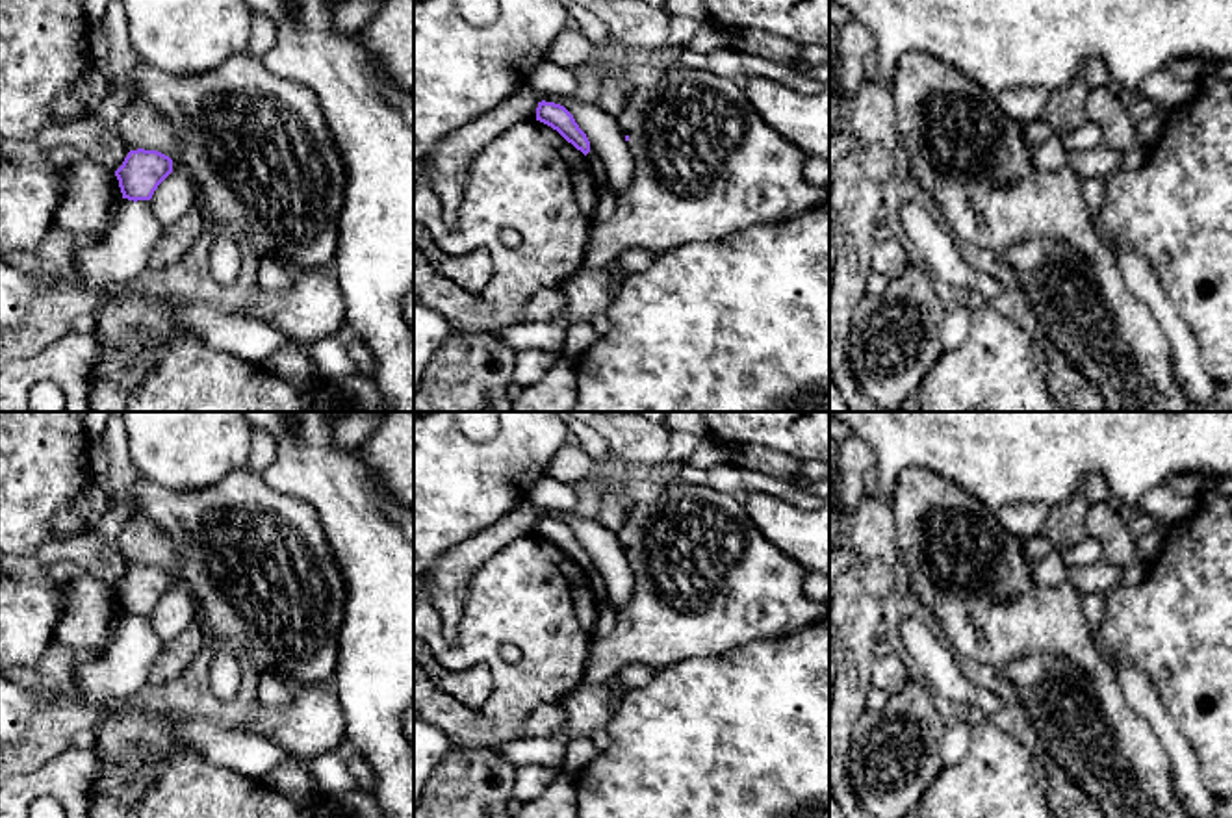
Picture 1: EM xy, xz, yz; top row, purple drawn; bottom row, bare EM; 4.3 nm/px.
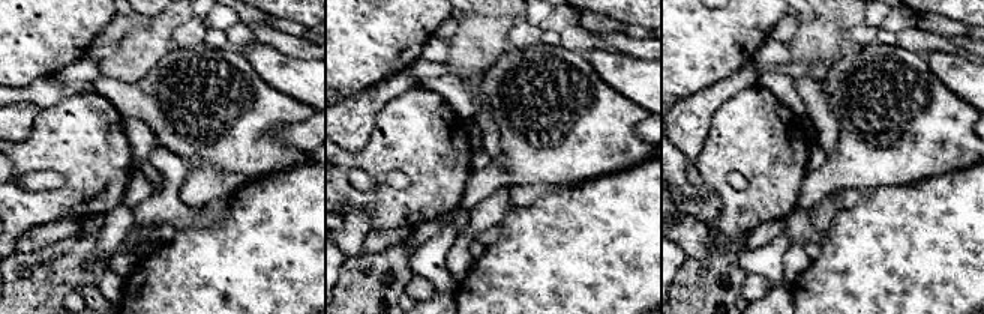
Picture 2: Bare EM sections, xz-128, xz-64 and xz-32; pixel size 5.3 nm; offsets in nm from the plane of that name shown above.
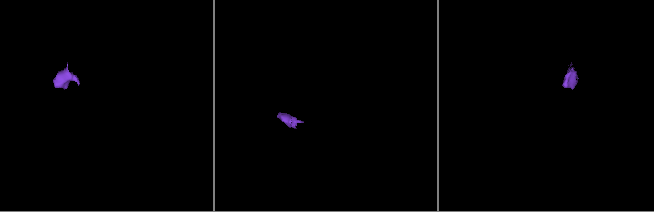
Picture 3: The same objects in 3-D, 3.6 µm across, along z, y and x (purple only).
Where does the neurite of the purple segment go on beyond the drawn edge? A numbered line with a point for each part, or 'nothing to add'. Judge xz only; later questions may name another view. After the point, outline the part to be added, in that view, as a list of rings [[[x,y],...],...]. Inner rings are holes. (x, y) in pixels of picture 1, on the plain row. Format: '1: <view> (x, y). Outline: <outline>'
1: xz (705, 579). Outline: [[[670,482],[661,499],[627,508],[623,527],[616,532],[629,553],[633,592],[616,625],[605,638],[594,638],[584,666],[584,683],[603,684],[618,679],[627,666],[649,666],[657,671],[670,666],[718,657],[748,642],[779,638],[829,616],[829,603],[815,603],[803,595],[807,571],[781,553],[757,529],[746,505],[709,484]]]

